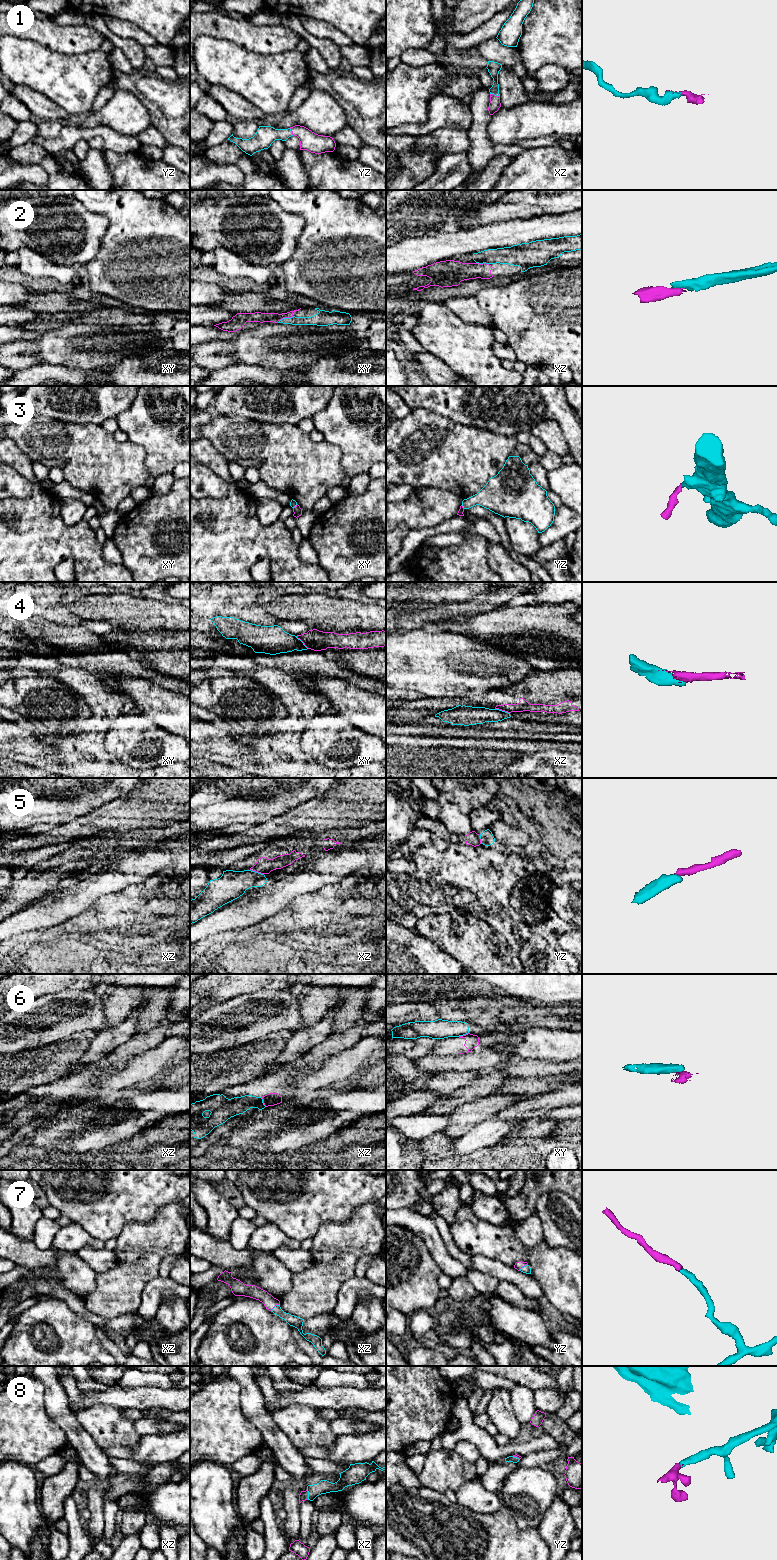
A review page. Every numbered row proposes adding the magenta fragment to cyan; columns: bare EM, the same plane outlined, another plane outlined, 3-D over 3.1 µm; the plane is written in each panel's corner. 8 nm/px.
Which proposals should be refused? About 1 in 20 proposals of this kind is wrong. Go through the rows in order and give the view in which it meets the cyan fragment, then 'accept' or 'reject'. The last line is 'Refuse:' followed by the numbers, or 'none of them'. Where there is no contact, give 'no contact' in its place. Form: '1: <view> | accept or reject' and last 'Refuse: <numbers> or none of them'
1: xz | accept
2: xy | accept
3: xy | accept
4: xz | reject
5: xz | accept
6: xy | reject
7: xz | accept
8: xz | accept
Refuse: 4, 6

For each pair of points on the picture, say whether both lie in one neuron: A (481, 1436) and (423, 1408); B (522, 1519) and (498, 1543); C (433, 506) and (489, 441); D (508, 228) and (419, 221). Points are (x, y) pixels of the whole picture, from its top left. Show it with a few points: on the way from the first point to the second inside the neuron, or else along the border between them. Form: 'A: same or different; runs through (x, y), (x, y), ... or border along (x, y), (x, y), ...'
A: different; border along (457, 1396), (452, 1404), (452, 1416)
B: different; border along (504, 1505), (509, 1510), (518, 1528), (537, 1529)
C: different; border along (422, 486), (435, 486), (446, 490)
D: different; border along (436, 228), (431, 232)

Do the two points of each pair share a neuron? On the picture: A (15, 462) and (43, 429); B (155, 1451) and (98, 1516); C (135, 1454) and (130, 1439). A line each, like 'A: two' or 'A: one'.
A: two
B: two
C: two

